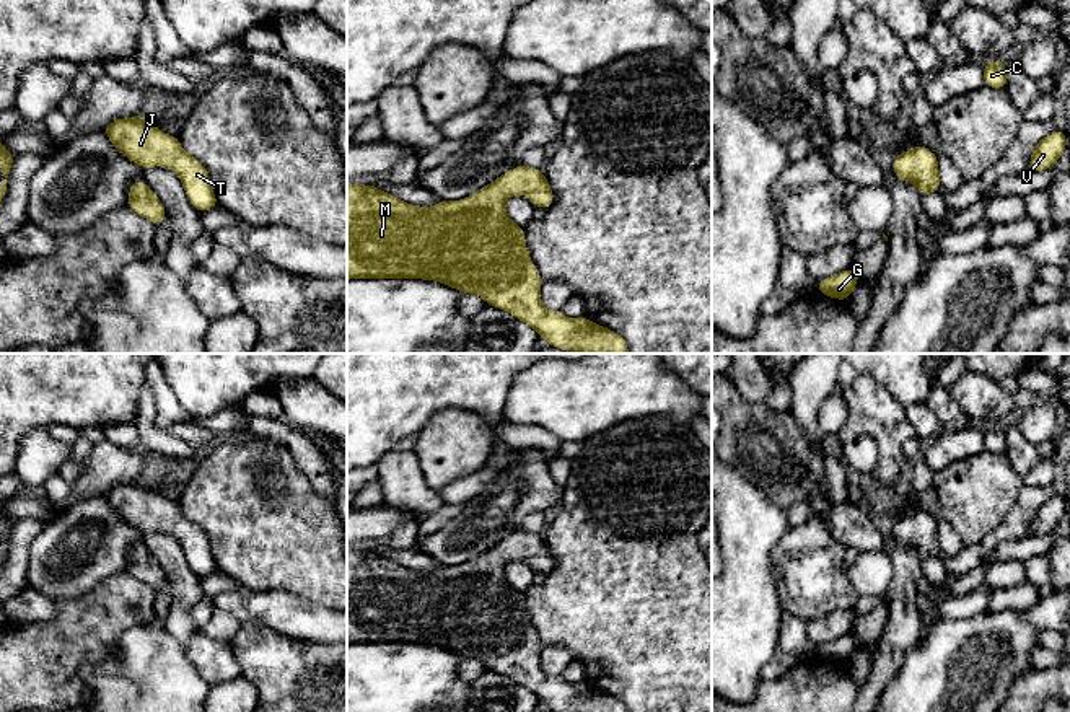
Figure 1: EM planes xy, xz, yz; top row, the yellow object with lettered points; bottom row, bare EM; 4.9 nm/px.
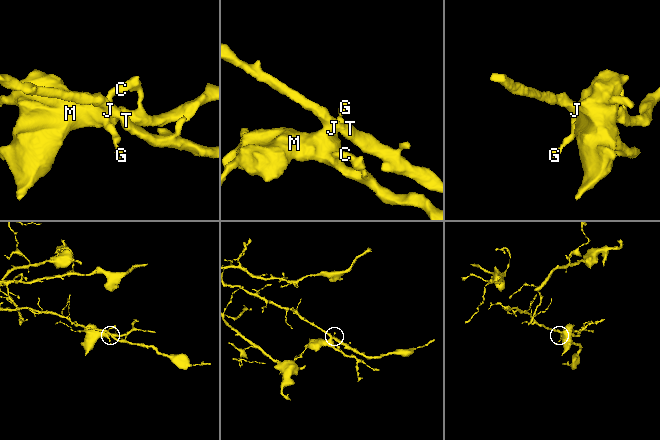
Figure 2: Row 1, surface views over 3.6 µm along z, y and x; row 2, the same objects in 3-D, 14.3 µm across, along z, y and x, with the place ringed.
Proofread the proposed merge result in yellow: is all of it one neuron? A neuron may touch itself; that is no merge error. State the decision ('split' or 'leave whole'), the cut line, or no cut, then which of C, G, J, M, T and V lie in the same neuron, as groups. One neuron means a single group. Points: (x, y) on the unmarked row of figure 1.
leave whole; cut none; groups C G J M T V

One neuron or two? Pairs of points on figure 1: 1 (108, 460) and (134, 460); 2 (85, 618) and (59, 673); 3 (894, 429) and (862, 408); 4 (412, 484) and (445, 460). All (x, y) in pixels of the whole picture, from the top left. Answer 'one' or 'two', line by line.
1: one
2: one
3: one
4: two

